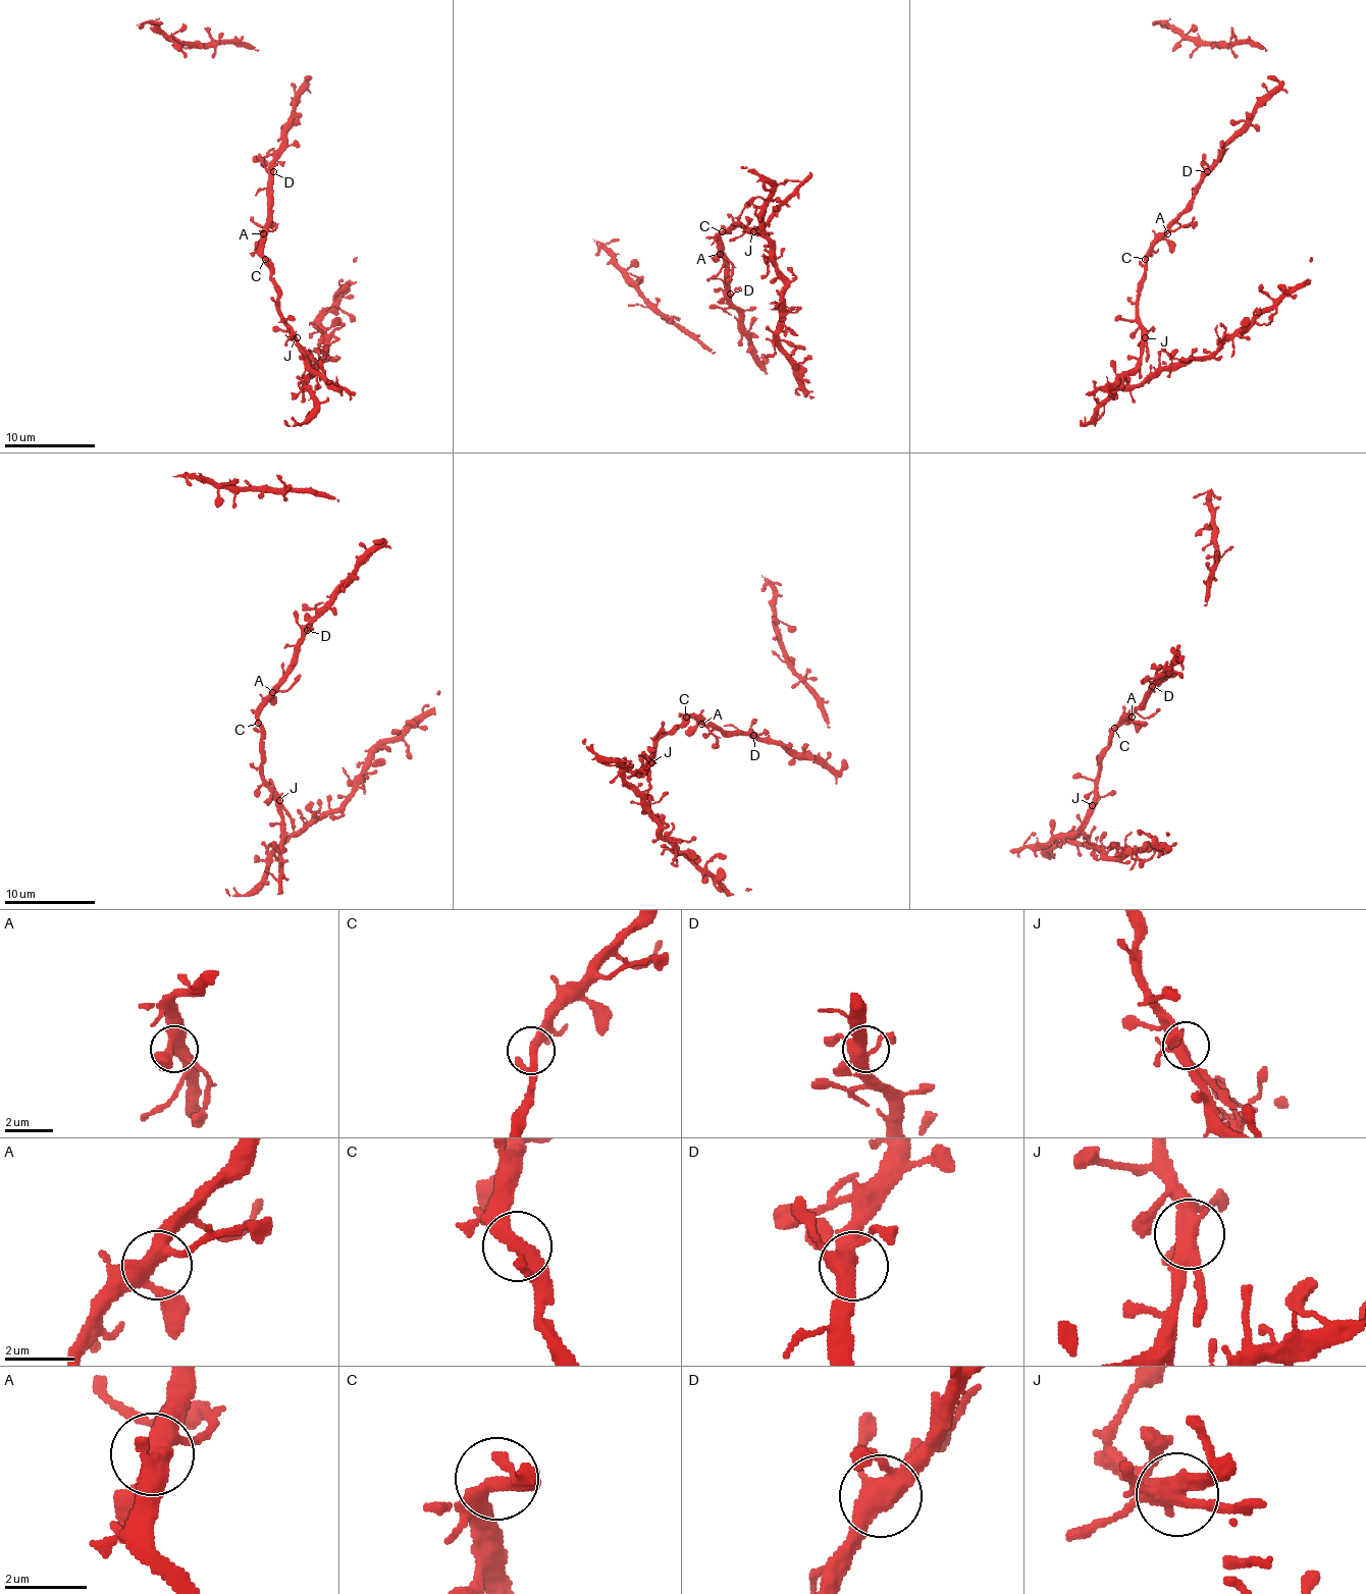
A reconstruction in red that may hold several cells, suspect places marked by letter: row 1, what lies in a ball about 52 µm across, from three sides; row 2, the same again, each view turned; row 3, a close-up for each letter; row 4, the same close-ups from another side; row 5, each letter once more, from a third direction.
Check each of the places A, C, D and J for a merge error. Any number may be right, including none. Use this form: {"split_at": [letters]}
{"split_at": []}

